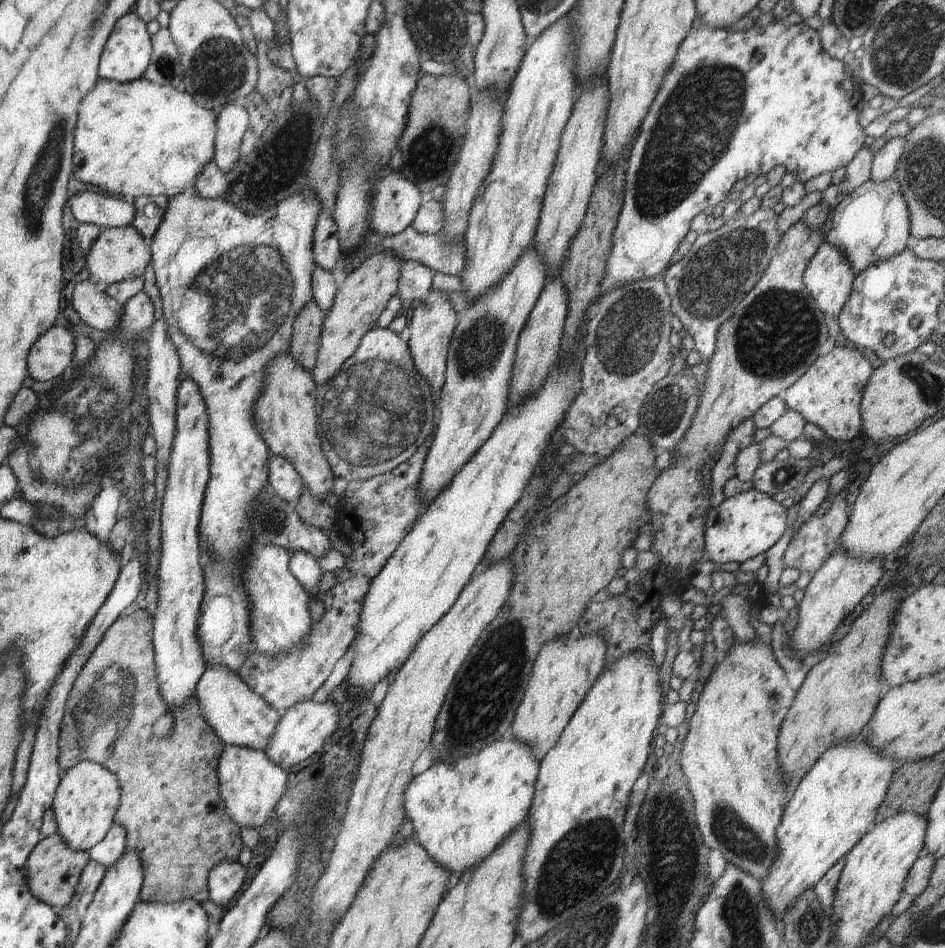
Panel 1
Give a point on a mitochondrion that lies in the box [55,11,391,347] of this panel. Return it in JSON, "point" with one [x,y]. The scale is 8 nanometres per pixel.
{"point":[218,66]}

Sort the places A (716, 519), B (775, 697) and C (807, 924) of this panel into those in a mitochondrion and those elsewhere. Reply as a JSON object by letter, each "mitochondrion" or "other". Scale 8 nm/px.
{"A":"other","B":"mitochondrion","C":"mitochondrion"}

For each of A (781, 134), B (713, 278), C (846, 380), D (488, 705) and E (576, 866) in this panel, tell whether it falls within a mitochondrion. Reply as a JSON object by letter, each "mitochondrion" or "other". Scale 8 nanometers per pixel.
{"A":"other","B":"mitochondrion","C":"other","D":"mitochondrion","E":"mitochondrion"}

